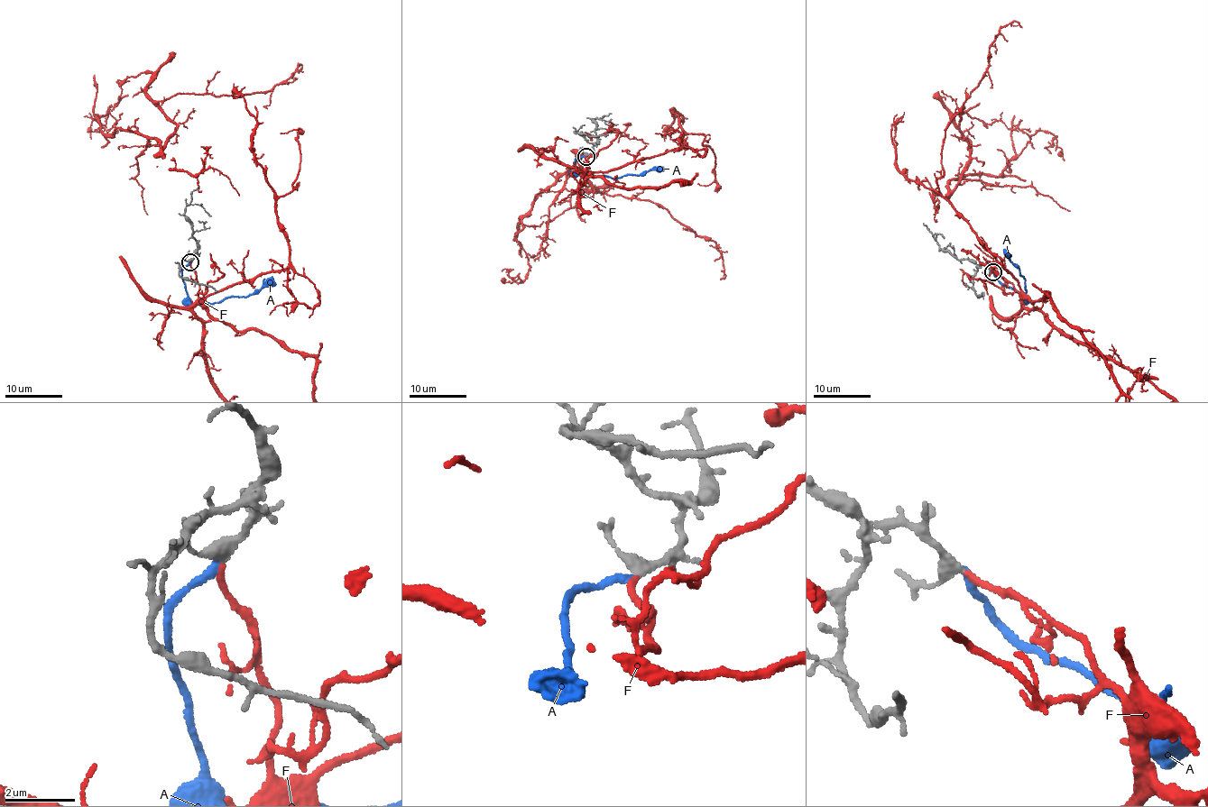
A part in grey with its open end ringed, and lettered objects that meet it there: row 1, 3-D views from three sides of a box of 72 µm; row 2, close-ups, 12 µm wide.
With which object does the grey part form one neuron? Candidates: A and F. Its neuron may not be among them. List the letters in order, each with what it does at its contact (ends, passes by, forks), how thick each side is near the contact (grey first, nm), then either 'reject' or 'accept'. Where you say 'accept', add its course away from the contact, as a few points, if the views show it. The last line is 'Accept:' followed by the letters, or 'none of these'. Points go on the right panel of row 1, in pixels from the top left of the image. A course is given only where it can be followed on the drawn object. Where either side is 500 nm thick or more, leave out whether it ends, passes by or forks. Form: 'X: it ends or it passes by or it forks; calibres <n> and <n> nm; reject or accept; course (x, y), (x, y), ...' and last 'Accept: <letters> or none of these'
A: it ends; calibres 280 and 200 nm; reject
F: it ends; calibres 280 and 170 nm; accept; course (992, 272), (1021, 290), (899, 170), (892, 124), (950, 96), (970, 150), (951, 190), (1040, 131), (1065, 160)
Accept: F

